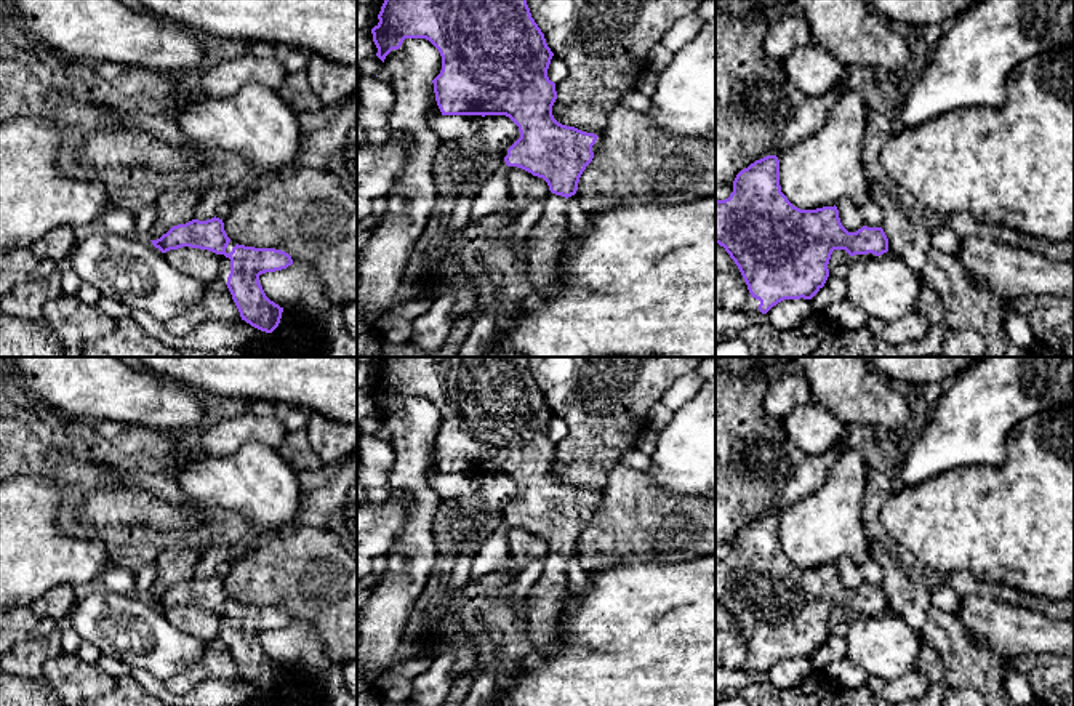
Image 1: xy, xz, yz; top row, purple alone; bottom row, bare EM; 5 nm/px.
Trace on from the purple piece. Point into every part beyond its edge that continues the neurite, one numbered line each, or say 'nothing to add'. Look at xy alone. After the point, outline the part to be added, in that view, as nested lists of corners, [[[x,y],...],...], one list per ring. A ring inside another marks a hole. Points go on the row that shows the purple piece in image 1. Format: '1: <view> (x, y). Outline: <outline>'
1: xy (224, 261). Outline: [[[221,255],[221,275],[219,280],[227,283],[227,277],[230,274],[230,259]]]

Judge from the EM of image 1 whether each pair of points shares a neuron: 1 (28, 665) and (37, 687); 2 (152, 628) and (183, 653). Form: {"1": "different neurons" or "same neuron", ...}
{"1": "different neurons", "2": "same neuron"}

